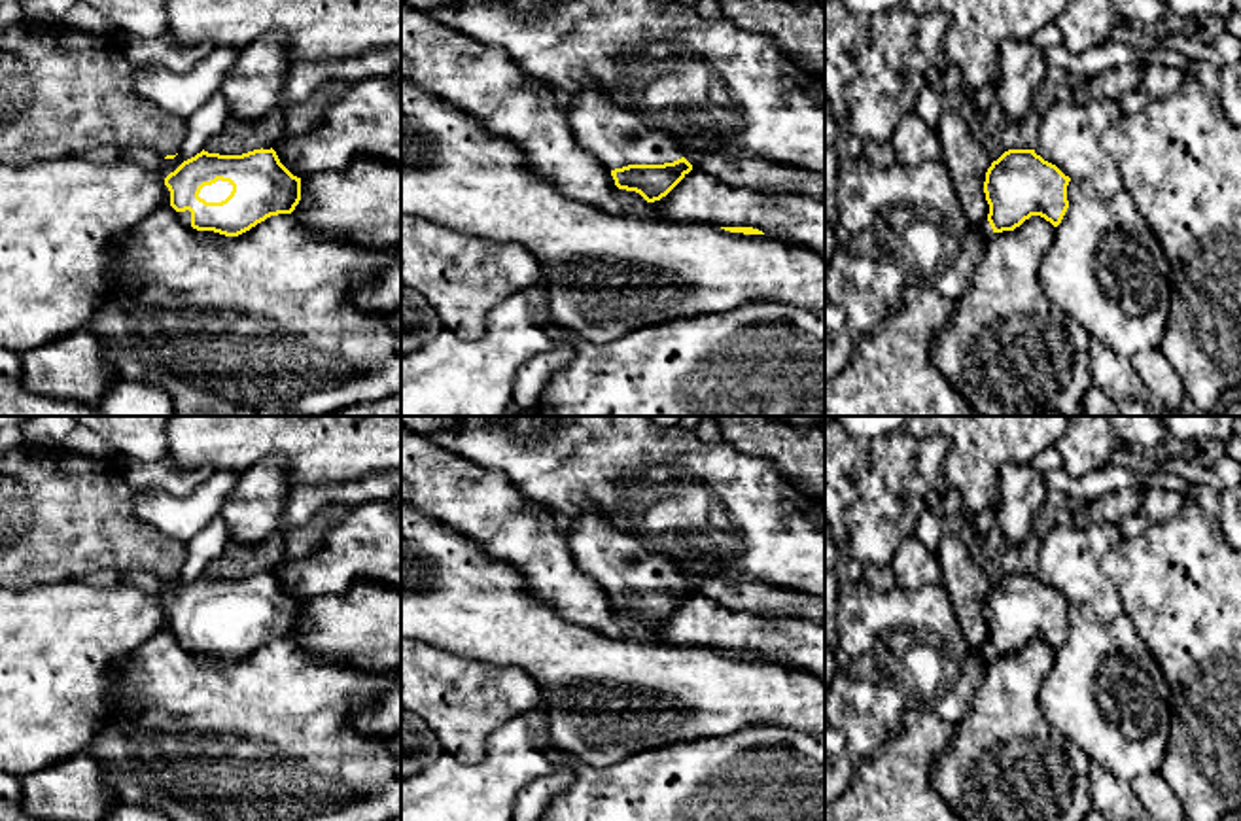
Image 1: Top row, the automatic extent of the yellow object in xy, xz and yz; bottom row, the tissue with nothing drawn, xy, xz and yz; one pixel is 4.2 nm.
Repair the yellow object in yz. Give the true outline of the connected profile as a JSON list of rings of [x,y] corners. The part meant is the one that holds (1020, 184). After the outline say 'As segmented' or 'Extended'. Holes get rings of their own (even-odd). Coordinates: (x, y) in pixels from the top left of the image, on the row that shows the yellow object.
[[[1008,149],[986,172],[988,219],[978,225],[986,236],[1014,231],[1031,216],[1057,227],[1069,208],[1071,178],[1035,149]]]. Extended

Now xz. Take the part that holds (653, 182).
[[[575,70],[573,78],[581,87],[569,96],[568,121],[577,142],[611,170],[619,189],[636,191],[647,202],[666,197],[692,170],[675,136],[655,131],[639,115],[619,108],[583,70]]]. Extended

